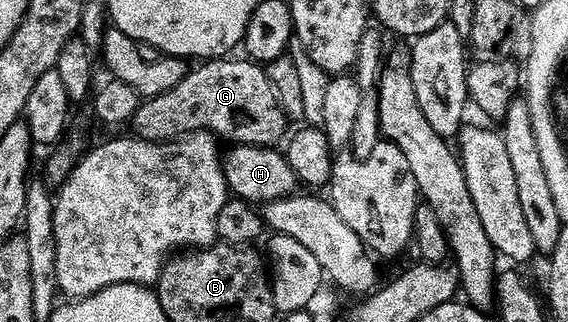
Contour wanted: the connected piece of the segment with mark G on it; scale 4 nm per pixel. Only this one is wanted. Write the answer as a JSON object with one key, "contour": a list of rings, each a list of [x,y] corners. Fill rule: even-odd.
{"contour":[[[218,57],[198,62],[194,66],[197,67],[194,71],[193,68],[186,70],[183,81],[179,81],[179,85],[167,89],[167,93],[159,93],[155,97],[138,102],[137,112],[133,114],[131,120],[132,134],[138,139],[147,139],[151,143],[167,143],[186,135],[208,133],[218,140],[226,139],[226,144],[229,145],[246,143],[256,147],[272,147],[280,144],[287,135],[287,130],[285,131],[287,120],[266,68],[260,63],[254,63],[248,57],[233,58]]]}

